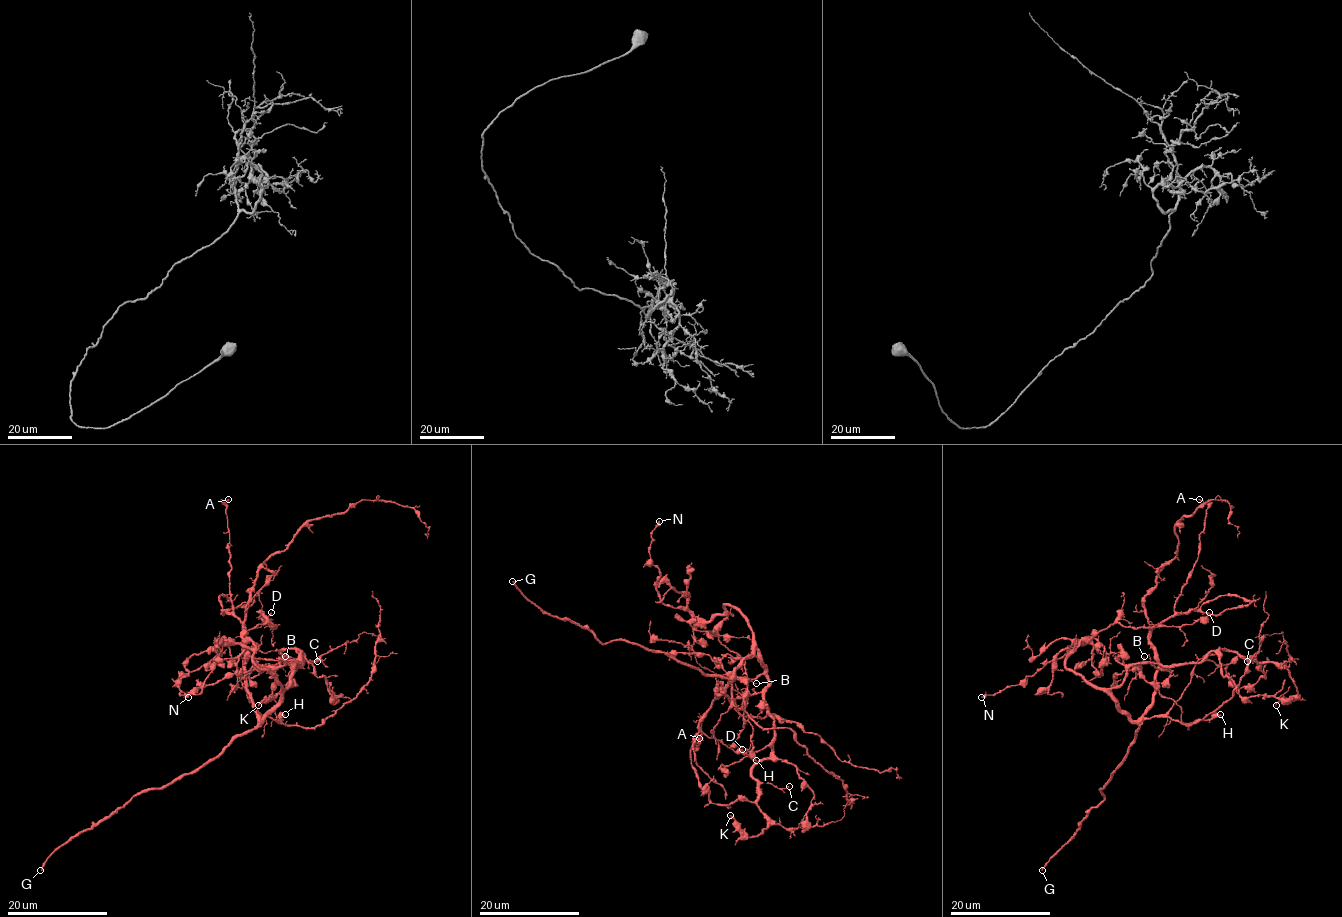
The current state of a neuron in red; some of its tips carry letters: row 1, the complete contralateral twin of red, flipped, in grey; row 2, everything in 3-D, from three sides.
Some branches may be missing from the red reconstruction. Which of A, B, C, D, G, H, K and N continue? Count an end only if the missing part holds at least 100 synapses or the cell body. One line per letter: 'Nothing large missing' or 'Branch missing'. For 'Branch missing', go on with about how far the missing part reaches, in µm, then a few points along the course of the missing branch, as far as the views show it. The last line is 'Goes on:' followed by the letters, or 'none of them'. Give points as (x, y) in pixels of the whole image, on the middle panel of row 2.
A: Nothing large missing
B: Nothing large missing
C: Nothing large missing
D: Nothing large missing
G: Branch missing. Missing length about 120 µm
H: Nothing large missing
K: Nothing large missing
N: Nothing large missing
Goes on: G

